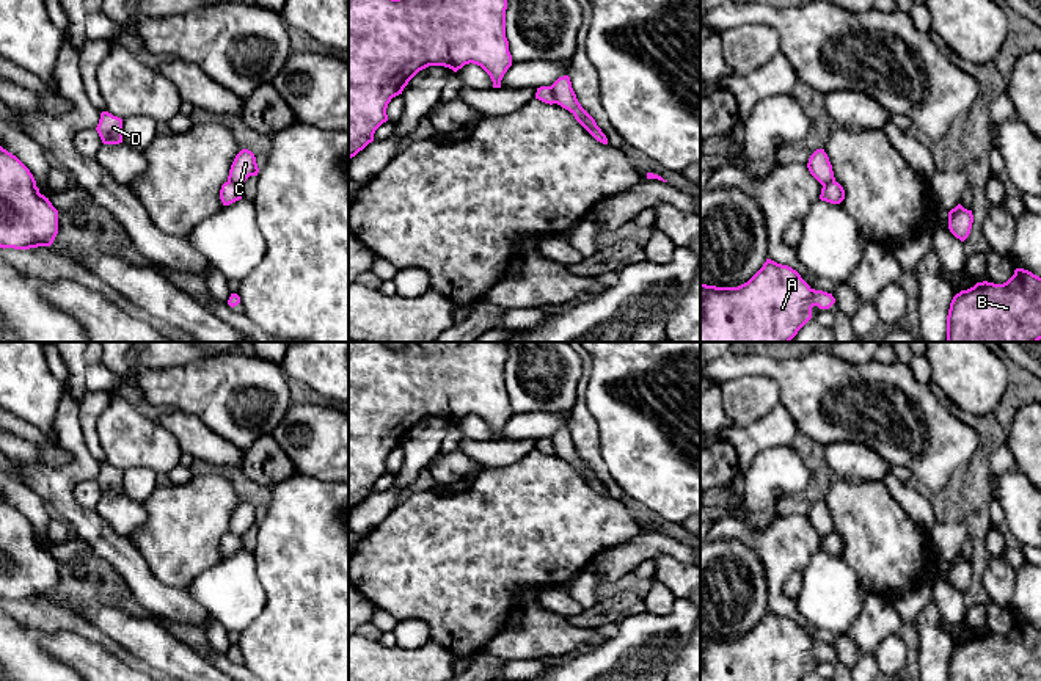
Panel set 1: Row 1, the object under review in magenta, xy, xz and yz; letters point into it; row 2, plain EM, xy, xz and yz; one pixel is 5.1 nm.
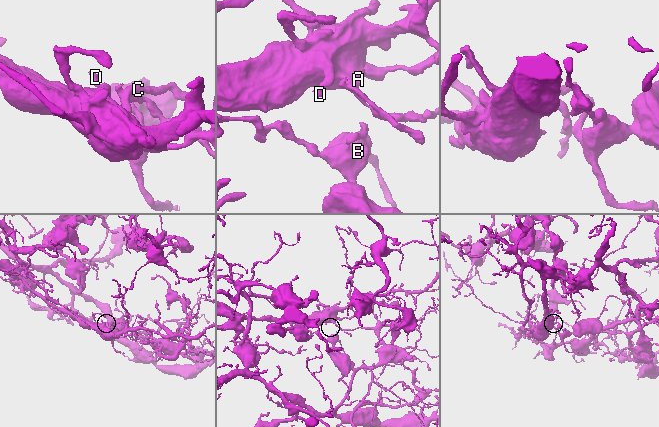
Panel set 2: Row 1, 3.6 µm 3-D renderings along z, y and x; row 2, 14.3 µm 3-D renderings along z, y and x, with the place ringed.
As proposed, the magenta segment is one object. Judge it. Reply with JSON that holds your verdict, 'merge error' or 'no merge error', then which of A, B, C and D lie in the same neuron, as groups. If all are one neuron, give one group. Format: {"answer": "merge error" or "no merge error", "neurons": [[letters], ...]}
{"answer": "merge error", "neurons": [["A", "C", "D"], ["B"]]}

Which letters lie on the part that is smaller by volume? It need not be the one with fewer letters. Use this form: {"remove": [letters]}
{"remove": ["A", "C", "D"]}

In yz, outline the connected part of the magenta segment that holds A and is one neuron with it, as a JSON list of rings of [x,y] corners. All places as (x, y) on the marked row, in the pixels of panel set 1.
[[[766,259],[763,267],[738,287],[700,284],[700,342],[790,342],[812,319],[812,308],[829,309],[832,293],[812,289],[788,265]]]

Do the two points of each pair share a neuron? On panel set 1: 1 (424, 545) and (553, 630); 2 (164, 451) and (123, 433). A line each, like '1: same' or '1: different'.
1: different
2: same

